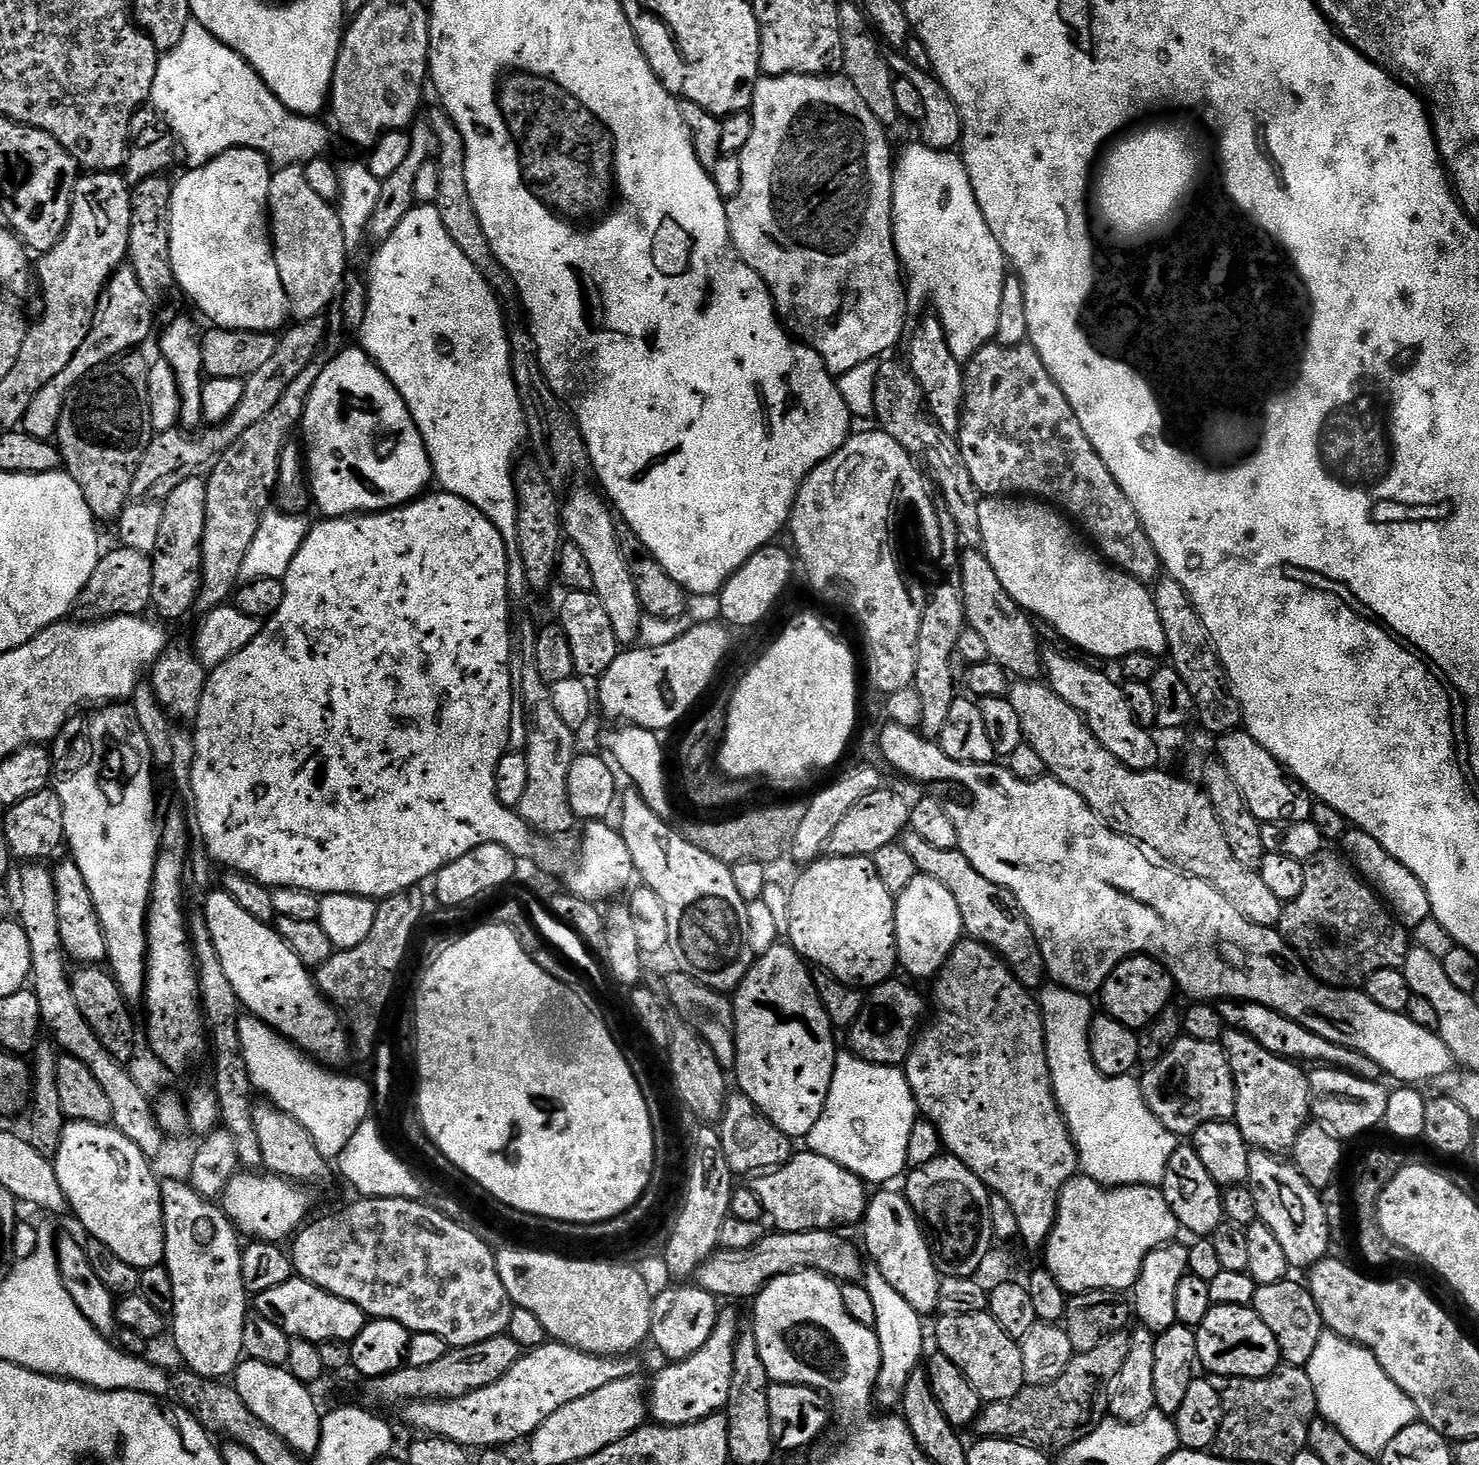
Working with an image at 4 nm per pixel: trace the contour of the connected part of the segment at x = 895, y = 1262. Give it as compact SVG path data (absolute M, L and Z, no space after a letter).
M892 1190L877 1191L880 1193L877 1196L875 1193L869 1199L862 1221L864 1244L869 1254L876 1259L873 1260L874 1267L915 1312L921 1316L933 1315L936 1312L941 1277L932 1258L932 1245L903 1191L888 1191Z

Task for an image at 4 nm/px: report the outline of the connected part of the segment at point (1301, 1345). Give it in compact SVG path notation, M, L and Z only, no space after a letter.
M1289 1278L1282 1282L1259 1285L1250 1307L1256 1311L1258 1318L1262 1318L1262 1322L1266 1322L1266 1326L1270 1326L1274 1338L1278 1338L1281 1361L1288 1366L1307 1366L1318 1346L1320 1335L1326 1329L1312 1293L1303 1283L1295 1284L1294 1280Z

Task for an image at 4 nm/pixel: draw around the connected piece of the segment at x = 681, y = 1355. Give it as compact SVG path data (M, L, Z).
M680 1282L677 1288L664 1288L657 1291L652 1298L652 1321L650 1330L652 1331L651 1343L656 1343L656 1348L665 1356L665 1361L675 1362L685 1360L702 1346L706 1346L706 1341L710 1339L710 1334L714 1334L714 1326L720 1317L721 1305L714 1294L710 1294L704 1288L692 1282Z

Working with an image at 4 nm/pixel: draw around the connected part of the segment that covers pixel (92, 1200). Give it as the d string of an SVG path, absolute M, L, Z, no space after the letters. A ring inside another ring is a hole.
M74 1120L64 1125L64 1133L62 1134L62 1146L58 1146L58 1154L54 1161L56 1165L56 1173L58 1174L58 1183L62 1186L62 1194L66 1194L68 1206L71 1215L76 1215L80 1219L80 1224L89 1233L91 1239L102 1242L106 1246L110 1246L110 1250L114 1250L114 1254L118 1254L118 1258L122 1258L122 1262L130 1262L130 1266L135 1268L153 1268L164 1262L164 1251L166 1250L166 1234L164 1233L164 1211L162 1210L162 1198L160 1197L161 1181L156 1180L156 1176L152 1173L149 1157L142 1154L142 1150L138 1150L138 1146L134 1146L134 1142L130 1142L130 1138L126 1138L126 1134L122 1134L107 1124L91 1124L90 1122L82 1122Z

